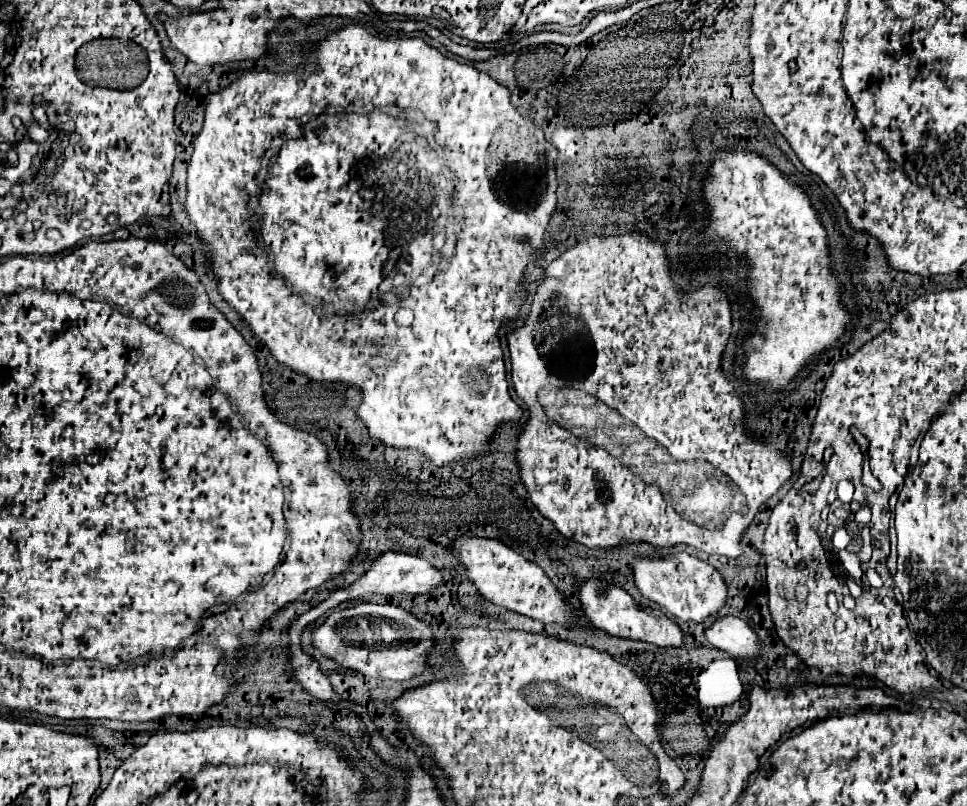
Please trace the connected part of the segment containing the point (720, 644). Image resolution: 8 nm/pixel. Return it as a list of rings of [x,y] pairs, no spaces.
[[[722,616],[704,630],[706,640],[734,658],[754,658],[760,644],[754,630],[736,616]]]

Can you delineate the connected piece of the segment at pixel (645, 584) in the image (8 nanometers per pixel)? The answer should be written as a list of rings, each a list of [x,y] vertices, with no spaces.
[[[672,552],[670,556],[658,560],[648,556],[634,556],[632,574],[642,596],[664,606],[670,614],[686,622],[704,622],[710,614],[720,610],[726,600],[726,584],[718,570],[704,560],[690,556],[688,552]]]

